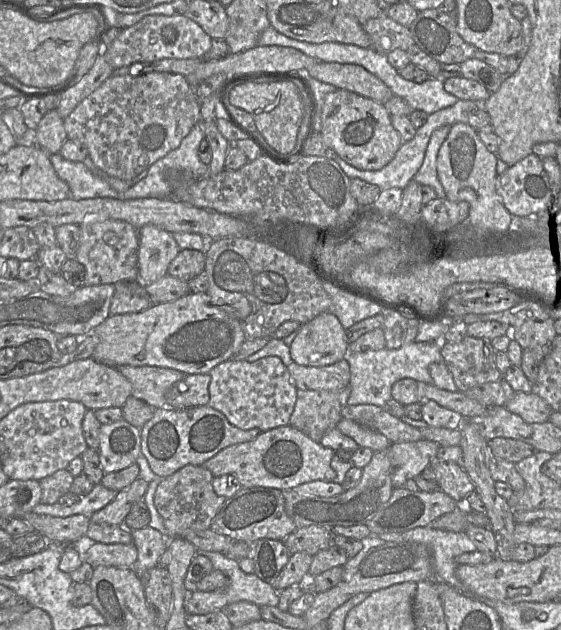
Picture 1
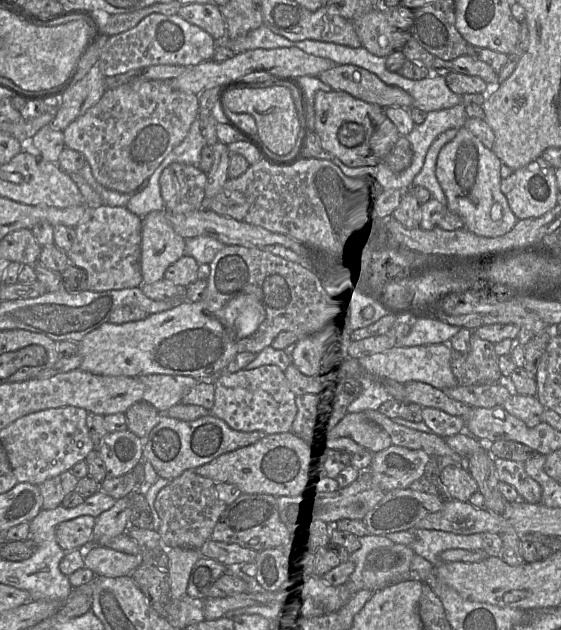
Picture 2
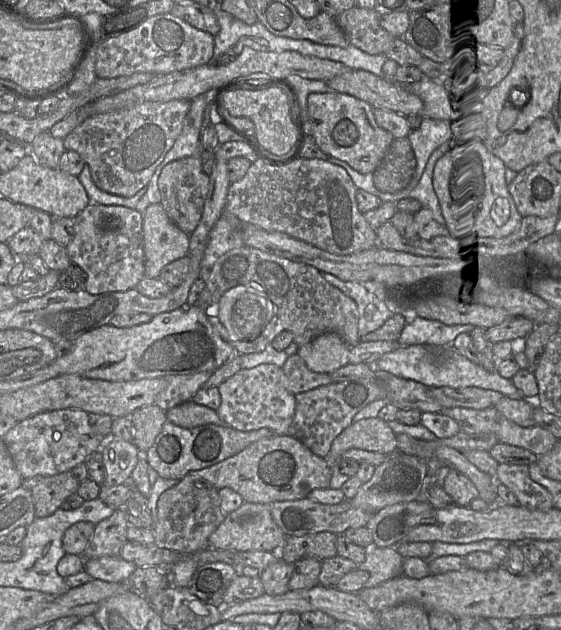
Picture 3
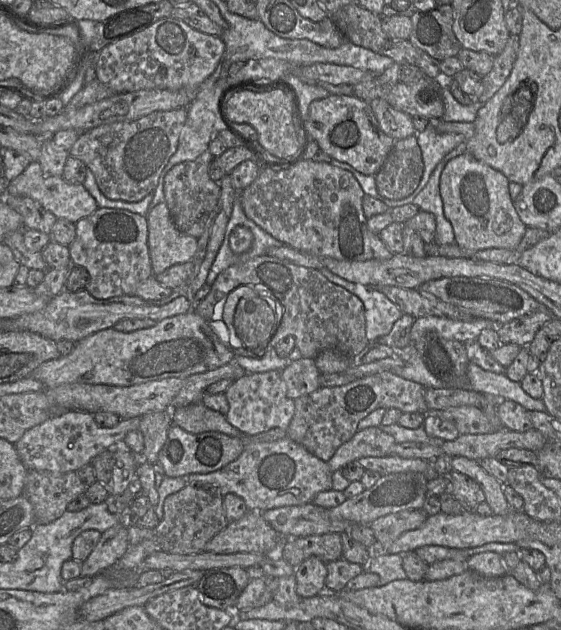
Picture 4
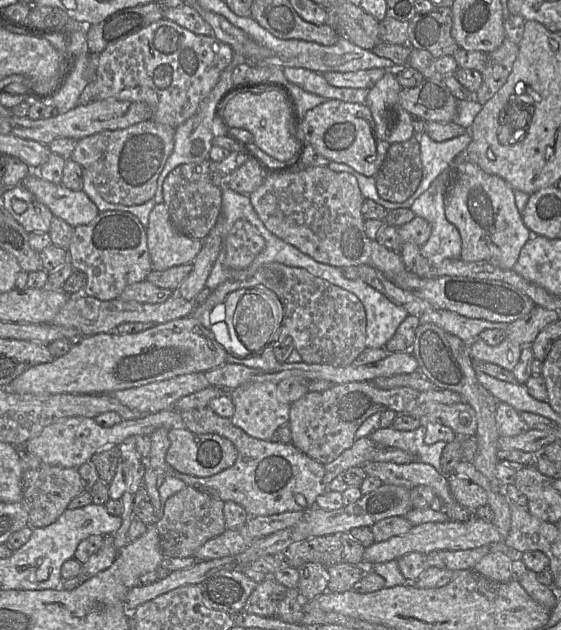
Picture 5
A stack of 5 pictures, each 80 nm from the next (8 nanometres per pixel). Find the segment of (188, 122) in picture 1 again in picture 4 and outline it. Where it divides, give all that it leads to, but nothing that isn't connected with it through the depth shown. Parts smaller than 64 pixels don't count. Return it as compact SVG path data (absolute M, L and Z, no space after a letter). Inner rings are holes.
M181 107L168 111L155 111L137 120L103 124L81 132L69 150L69 155L80 159L91 170L99 190L107 198L139 202L155 190L162 170L177 150L186 118L187 107Z

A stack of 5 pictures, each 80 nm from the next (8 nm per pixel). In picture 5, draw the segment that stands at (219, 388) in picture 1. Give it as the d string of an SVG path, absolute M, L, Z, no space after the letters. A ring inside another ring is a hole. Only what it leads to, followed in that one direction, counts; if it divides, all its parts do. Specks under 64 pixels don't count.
M274 383L247 384L228 394L235 406L231 422L251 437L273 441L277 429L289 424L291 404L280 400Z

